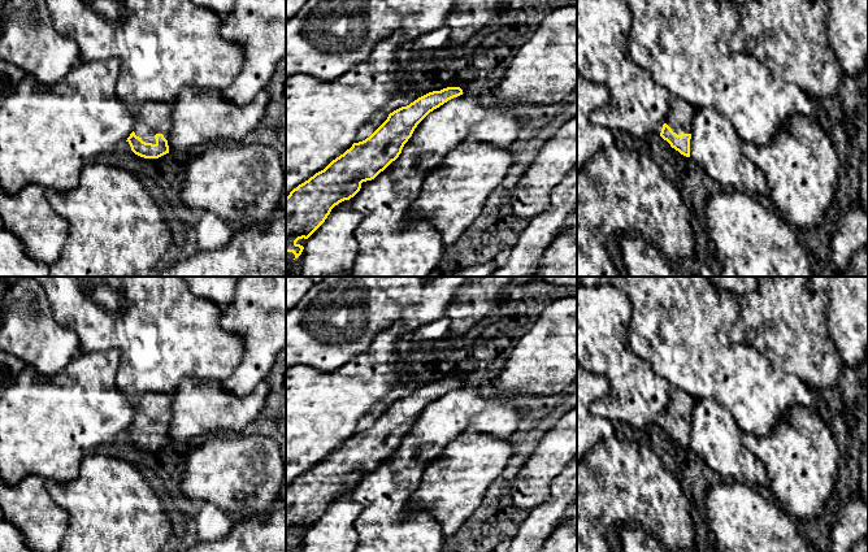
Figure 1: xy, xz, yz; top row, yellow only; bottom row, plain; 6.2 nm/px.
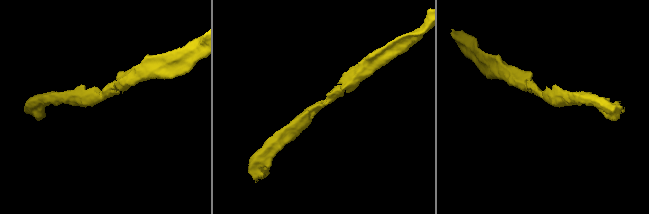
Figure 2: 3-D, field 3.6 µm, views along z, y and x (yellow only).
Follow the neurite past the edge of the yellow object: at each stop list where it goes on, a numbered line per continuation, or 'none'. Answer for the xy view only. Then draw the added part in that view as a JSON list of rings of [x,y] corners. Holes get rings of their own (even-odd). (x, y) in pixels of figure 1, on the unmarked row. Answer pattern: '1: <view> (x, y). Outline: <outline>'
1: xy (152, 409). Outline: [[[152,392],[133,396],[131,403],[136,409],[134,423],[146,434],[156,435],[155,426],[162,425],[168,431],[170,425],[173,394]]]

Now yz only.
1: yz (680, 411). Outline: [[[677,388],[670,390],[670,400],[665,414],[677,426],[691,425],[695,399],[687,392]]]

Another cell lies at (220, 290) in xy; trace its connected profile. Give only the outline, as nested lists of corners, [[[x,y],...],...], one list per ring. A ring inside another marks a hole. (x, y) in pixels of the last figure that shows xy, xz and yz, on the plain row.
[[[183,277],[188,290],[201,297],[226,308],[234,299],[240,277]]]

